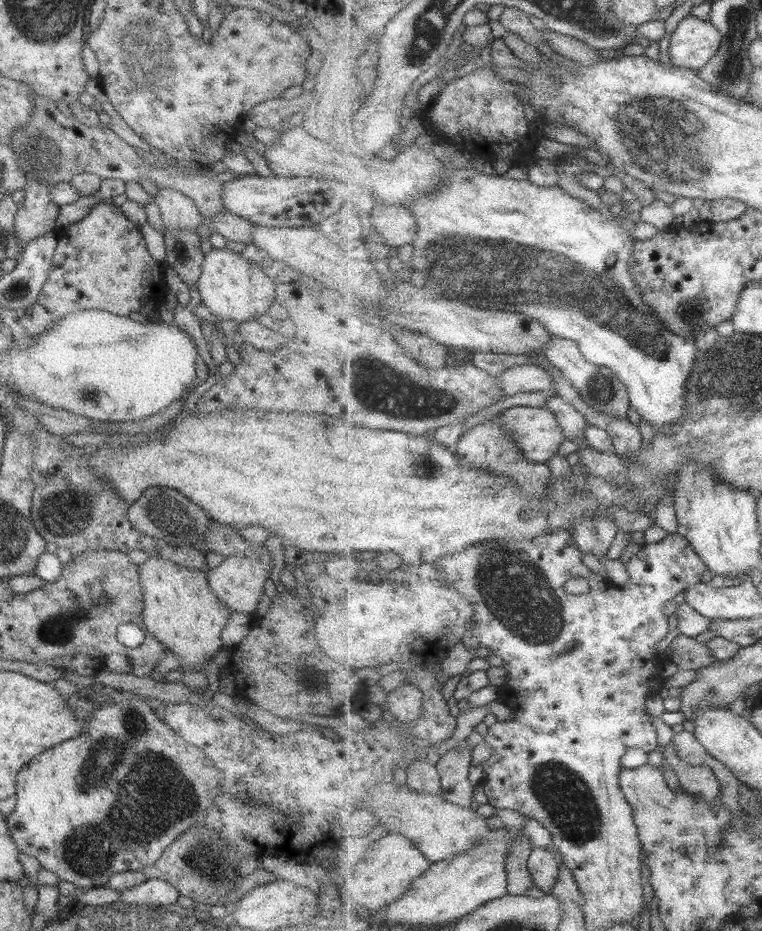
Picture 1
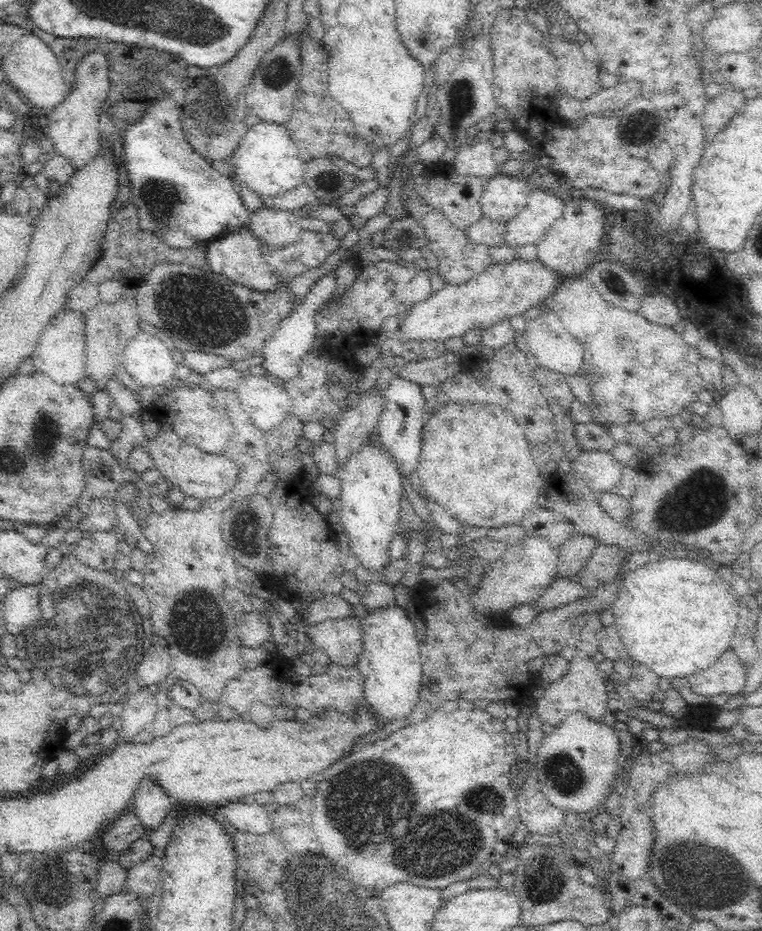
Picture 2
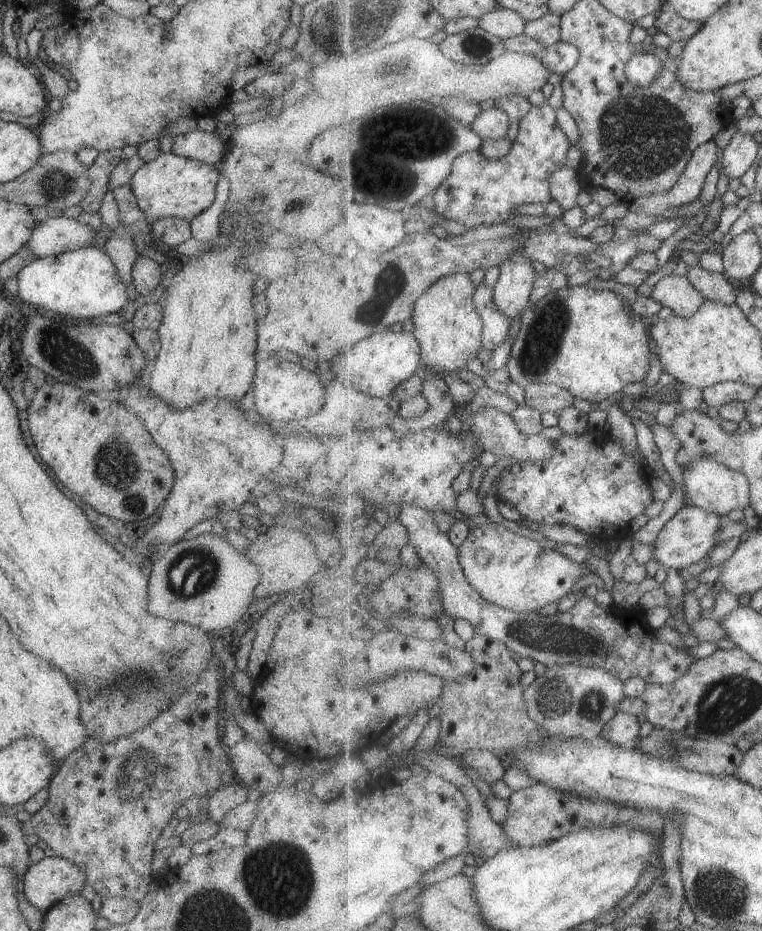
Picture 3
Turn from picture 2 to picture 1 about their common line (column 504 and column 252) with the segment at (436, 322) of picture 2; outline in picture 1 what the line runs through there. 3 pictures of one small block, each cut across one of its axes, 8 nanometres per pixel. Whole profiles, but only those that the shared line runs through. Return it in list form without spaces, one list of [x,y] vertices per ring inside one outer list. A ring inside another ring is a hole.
[[[225,247],[214,248],[204,253],[200,275],[195,285],[200,302],[209,312],[209,319],[215,322],[259,320],[275,296],[272,276],[268,276],[258,263],[249,262],[240,253],[231,252],[231,249]]]

